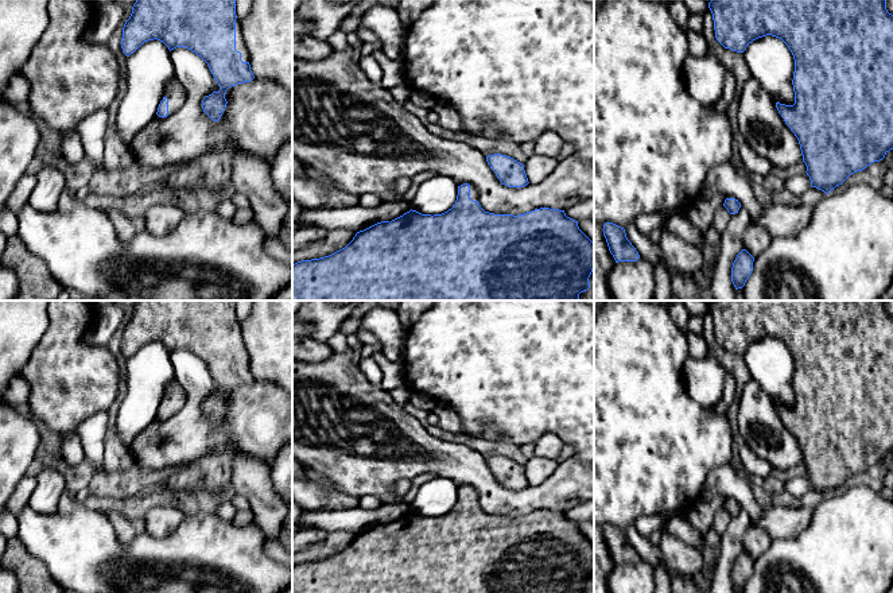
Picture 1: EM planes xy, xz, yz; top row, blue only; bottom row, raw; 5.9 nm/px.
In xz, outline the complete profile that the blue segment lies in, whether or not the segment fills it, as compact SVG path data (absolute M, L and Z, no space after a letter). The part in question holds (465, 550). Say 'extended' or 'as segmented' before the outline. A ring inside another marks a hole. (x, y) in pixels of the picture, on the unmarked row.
extended; M463 485L458 488L453 509L442 516L422 516L411 511L391 524L381 523L357 534L345 550L329 558L295 565L292 567L292 593L587 593L593 571L594 543L579 531L578 523L566 518L564 512L540 509L519 518L489 515L481 509L477 492L469 485Z

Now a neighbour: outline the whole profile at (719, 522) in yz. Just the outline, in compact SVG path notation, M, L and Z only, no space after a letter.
M723 507L719 508L714 515L711 530L714 530L721 536L725 532L730 518L731 516Z

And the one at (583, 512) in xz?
M594 499L579 503L574 508L564 512L566 518L575 523L594 523Z

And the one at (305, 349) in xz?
M308 336L292 337L292 360L319 363L333 354L327 344L314 341Z

